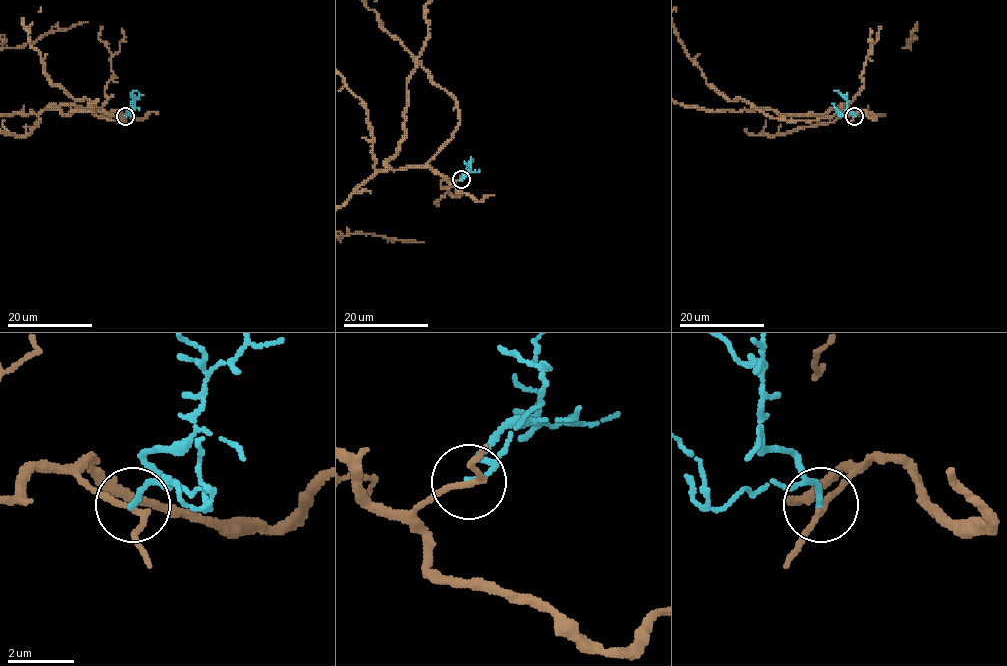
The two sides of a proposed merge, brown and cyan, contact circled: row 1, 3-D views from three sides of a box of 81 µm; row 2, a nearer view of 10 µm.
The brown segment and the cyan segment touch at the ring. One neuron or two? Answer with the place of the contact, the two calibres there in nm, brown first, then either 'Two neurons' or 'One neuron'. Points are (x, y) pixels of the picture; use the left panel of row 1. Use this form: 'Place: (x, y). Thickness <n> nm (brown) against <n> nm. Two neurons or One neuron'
Place: (125, 116). Thickness 170 nm (brown) against 150 nm. Two neurons

